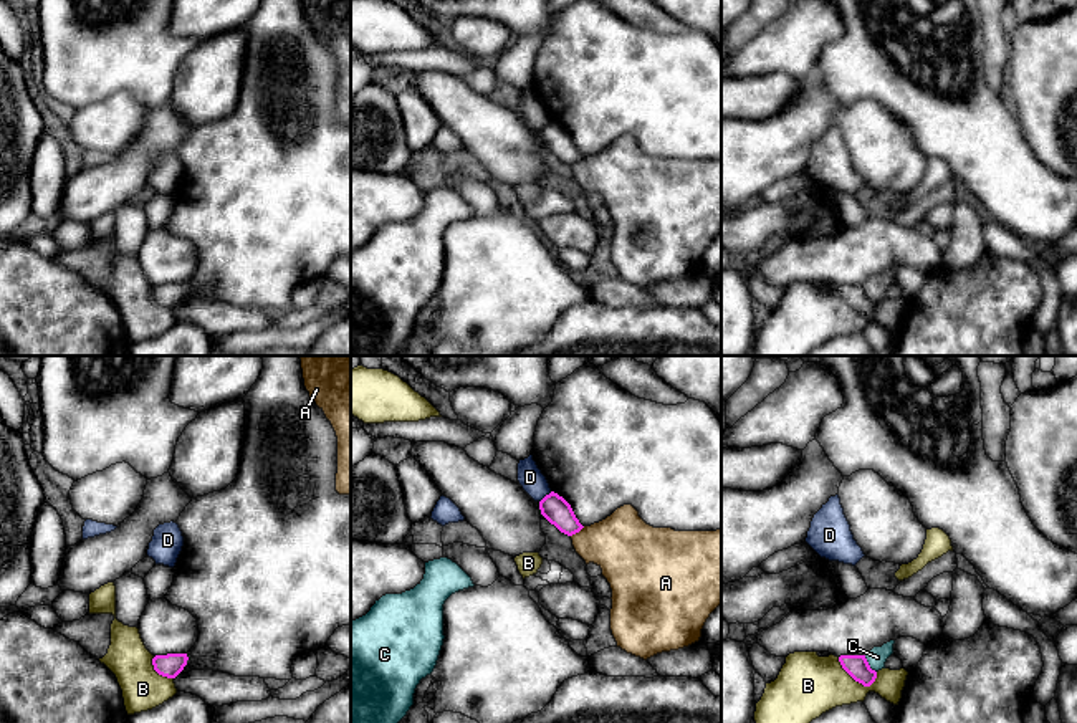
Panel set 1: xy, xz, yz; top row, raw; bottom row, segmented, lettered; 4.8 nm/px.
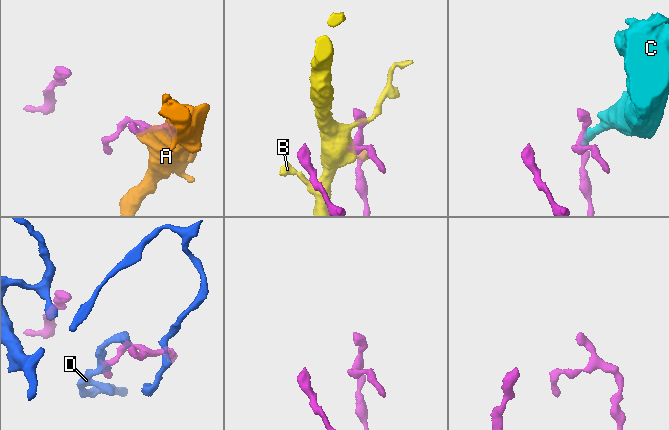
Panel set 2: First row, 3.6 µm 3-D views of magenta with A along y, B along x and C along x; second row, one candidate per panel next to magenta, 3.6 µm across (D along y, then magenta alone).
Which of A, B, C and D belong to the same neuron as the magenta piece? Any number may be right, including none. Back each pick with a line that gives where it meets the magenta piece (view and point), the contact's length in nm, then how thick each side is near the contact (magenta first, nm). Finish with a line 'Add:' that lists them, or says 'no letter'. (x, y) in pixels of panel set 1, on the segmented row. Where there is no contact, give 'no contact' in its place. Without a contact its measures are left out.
Add: no letter

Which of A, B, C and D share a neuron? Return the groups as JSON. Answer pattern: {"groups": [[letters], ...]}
{"groups": [["A"], ["B"], ["C"], ["D"]]}

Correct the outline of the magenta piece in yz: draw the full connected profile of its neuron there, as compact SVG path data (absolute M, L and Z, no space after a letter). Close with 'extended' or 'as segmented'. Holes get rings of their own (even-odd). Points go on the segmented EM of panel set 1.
M840 655L839 662L842 668L864 687L870 687L877 678L877 672L870 668L865 655Z | as segmented

